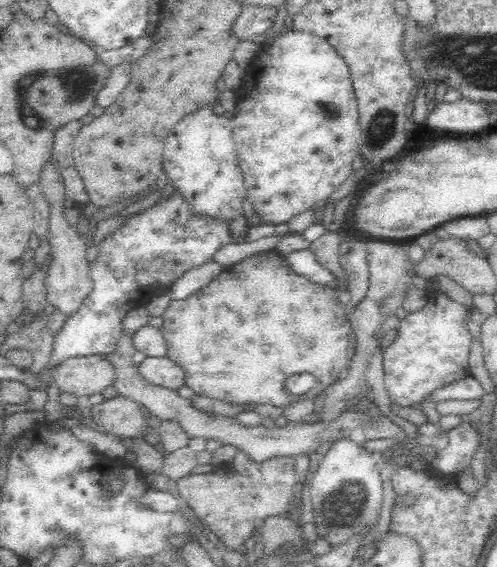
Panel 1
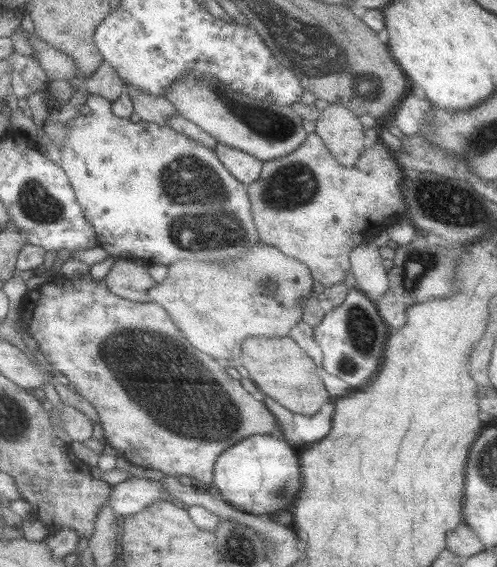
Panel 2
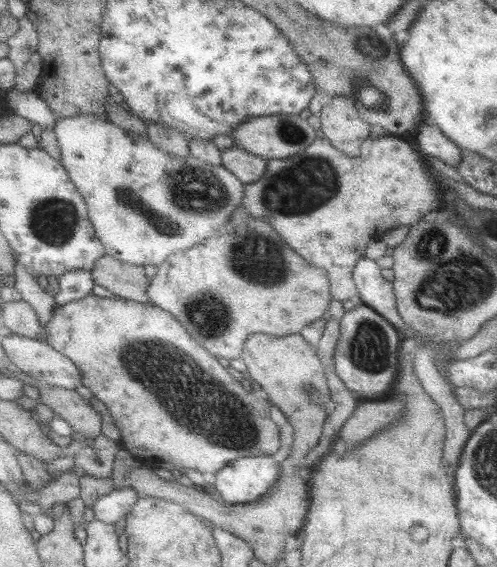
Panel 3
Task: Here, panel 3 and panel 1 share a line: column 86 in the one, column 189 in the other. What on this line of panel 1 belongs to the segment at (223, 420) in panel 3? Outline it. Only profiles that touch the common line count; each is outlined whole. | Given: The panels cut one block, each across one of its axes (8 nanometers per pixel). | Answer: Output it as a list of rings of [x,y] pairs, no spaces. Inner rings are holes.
[[[274,249],[247,256],[242,262],[227,267],[215,280],[212,280],[208,286],[204,286],[204,288],[198,290],[196,294],[192,294],[190,298],[171,301],[162,315],[162,320],[163,323],[162,326],[160,326],[160,330],[168,345],[166,356],[175,363],[178,363],[183,369],[185,372],[186,386],[194,390],[195,394],[204,394],[211,398],[228,400],[233,404],[240,404],[241,406],[244,406],[244,404],[263,404],[265,406],[270,404],[274,407],[283,408],[284,406],[288,406],[288,404],[292,404],[292,402],[298,402],[298,400],[304,400],[306,398],[315,399],[323,395],[324,391],[332,383],[338,381],[348,366],[347,348],[351,345],[351,326],[345,314],[345,308],[340,304],[337,292],[325,286],[320,286],[312,282],[308,277],[303,277],[296,273]],[[304,372],[316,377],[318,380],[317,388],[306,392],[306,394],[302,394],[302,396],[294,396],[294,394],[285,392],[284,380],[286,380],[288,376],[299,375]]]

